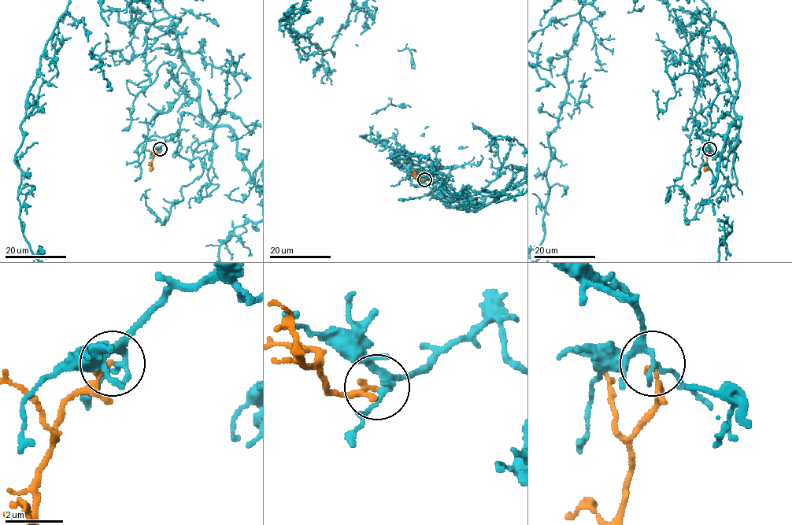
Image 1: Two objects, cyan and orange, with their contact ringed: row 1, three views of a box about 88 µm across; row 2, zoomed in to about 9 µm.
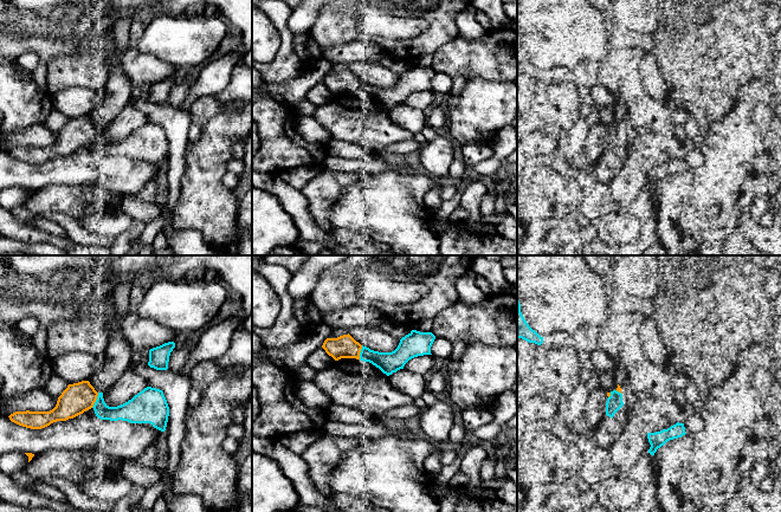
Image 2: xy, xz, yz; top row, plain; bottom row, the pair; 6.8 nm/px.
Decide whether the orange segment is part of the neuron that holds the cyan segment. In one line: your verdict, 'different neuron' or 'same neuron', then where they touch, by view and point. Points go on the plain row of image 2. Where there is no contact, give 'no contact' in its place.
different neuron; contact xy (96, 135)

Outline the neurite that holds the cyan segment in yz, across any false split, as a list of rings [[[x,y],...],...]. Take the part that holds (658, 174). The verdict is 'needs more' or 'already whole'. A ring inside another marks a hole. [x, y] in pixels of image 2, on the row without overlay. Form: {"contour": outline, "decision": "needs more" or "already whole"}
{"contour": [[[677,157],[676,160],[671,161],[667,164],[663,164],[656,168],[647,168],[647,174],[651,180],[648,188],[654,190],[658,183],[664,181],[667,176],[682,173],[685,170],[685,162],[684,158]]], "decision": "already whole"}

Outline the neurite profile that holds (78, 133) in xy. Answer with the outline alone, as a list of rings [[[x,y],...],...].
[[[89,116],[69,119],[58,132],[56,142],[50,147],[15,147],[8,153],[12,157],[31,163],[41,164],[57,156],[73,154],[91,144],[98,128]]]

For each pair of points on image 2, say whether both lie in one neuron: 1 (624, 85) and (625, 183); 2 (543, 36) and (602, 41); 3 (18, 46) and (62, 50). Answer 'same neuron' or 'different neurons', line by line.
1: same neuron
2: same neuron
3: same neuron

